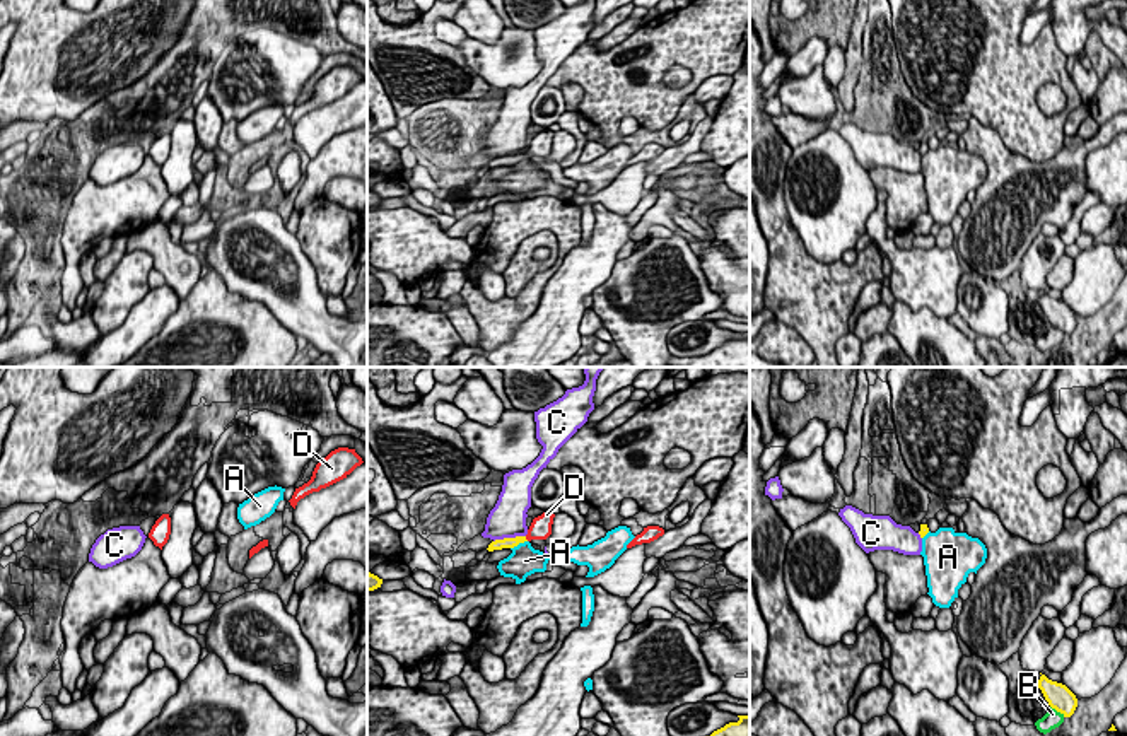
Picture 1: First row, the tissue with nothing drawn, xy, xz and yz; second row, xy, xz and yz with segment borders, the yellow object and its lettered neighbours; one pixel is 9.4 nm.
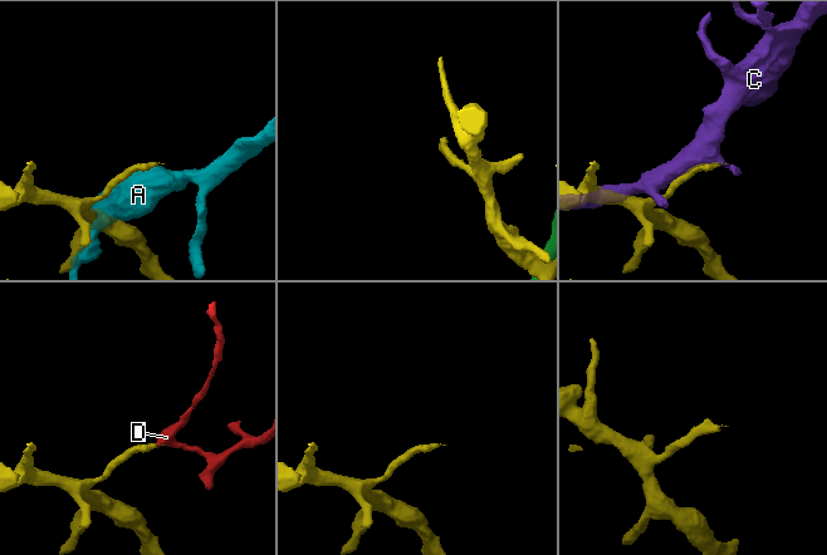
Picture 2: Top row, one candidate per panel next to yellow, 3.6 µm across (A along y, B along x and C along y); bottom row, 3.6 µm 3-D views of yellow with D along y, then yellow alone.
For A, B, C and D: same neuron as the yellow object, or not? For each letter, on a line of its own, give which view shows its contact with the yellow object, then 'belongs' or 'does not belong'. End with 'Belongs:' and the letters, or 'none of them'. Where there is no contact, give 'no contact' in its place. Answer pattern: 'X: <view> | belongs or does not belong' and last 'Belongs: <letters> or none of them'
A: xz | does not belong
B: yz | does not belong
C: xz | does not belong
D: xz | belongs
Belongs: D

